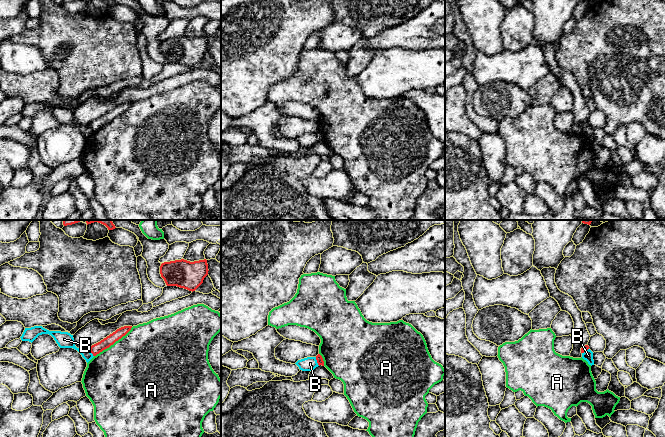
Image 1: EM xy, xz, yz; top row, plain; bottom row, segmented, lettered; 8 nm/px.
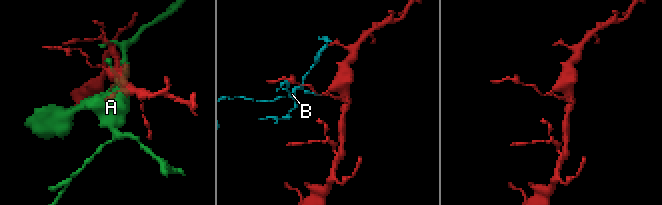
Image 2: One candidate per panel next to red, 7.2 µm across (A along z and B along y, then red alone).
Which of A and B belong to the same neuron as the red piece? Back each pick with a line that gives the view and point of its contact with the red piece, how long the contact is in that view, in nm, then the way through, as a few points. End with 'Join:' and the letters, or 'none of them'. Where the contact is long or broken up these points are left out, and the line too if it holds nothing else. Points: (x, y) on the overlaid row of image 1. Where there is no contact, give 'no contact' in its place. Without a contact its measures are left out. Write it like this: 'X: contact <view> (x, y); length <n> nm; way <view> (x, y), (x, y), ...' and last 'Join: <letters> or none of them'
Join: none of them

